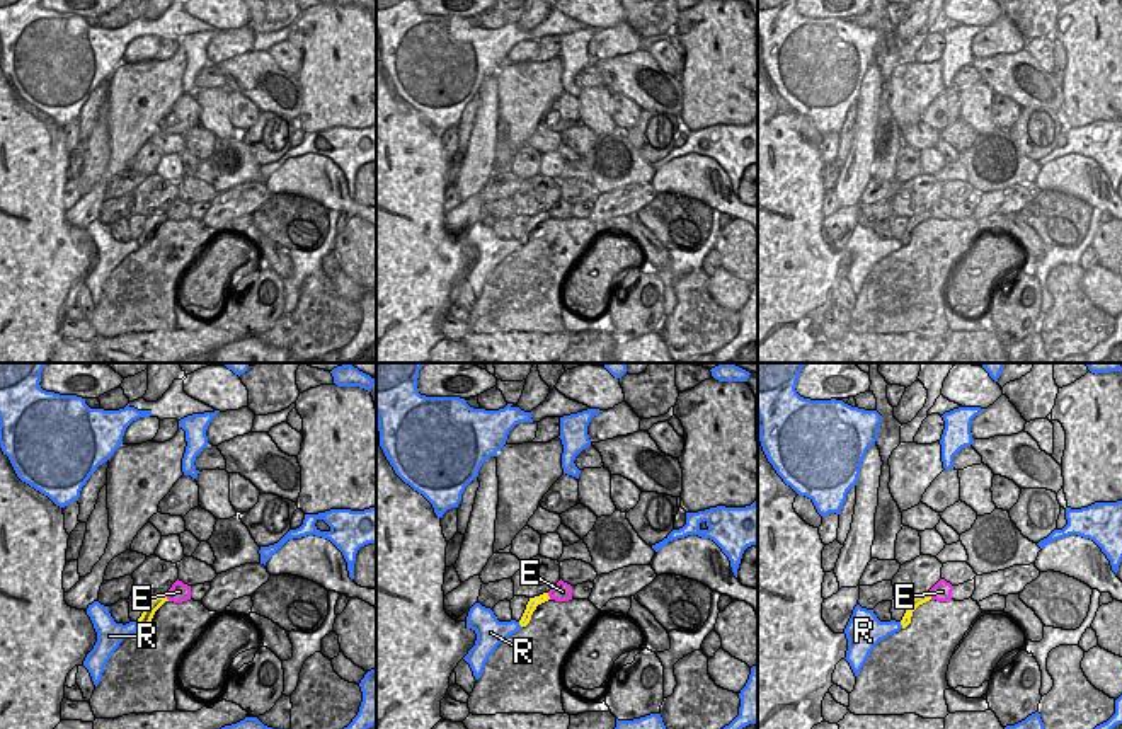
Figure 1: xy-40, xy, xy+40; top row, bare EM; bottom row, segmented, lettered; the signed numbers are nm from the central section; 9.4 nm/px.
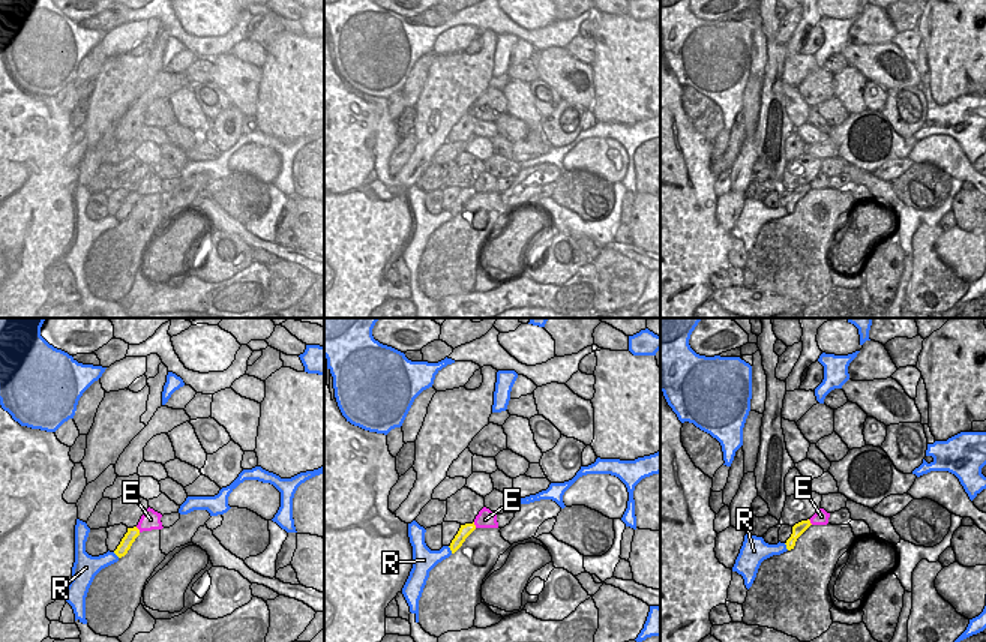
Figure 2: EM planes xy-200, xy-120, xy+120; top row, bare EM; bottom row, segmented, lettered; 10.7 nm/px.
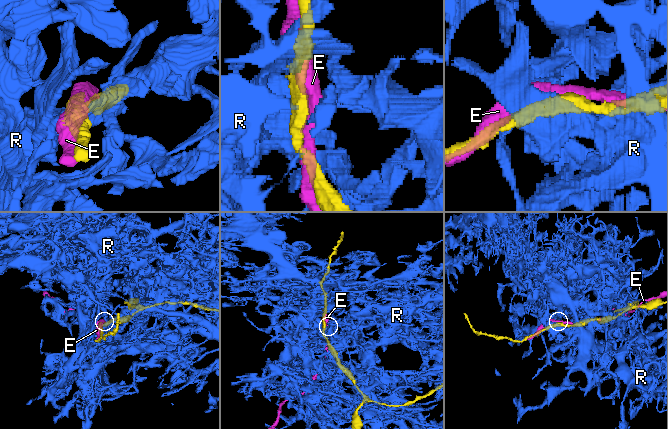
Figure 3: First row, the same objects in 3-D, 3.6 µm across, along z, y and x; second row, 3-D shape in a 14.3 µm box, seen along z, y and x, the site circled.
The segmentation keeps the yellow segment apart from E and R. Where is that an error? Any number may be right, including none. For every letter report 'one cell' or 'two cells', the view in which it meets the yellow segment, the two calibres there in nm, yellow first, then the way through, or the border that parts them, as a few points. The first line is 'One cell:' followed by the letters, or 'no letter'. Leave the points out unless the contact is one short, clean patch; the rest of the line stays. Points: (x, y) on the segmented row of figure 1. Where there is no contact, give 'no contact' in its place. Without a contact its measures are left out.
One cell: no letter
E: two cells; contact in xy+40; calibres 100 and 190 nm
R: two cells; contact in xy-40; calibres 140 and 200 nm

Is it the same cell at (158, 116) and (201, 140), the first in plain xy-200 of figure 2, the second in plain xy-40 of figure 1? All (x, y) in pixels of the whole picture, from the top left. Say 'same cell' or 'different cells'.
different cells

